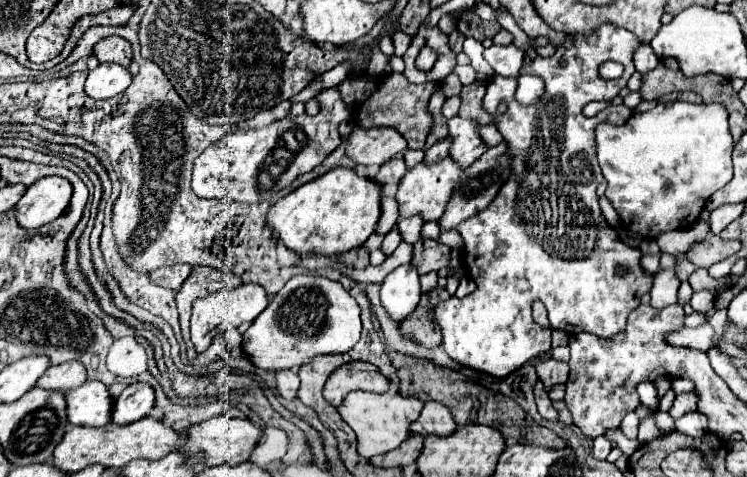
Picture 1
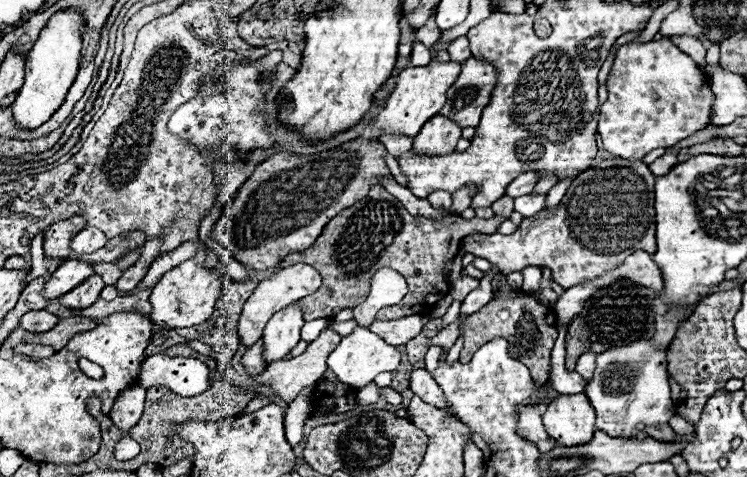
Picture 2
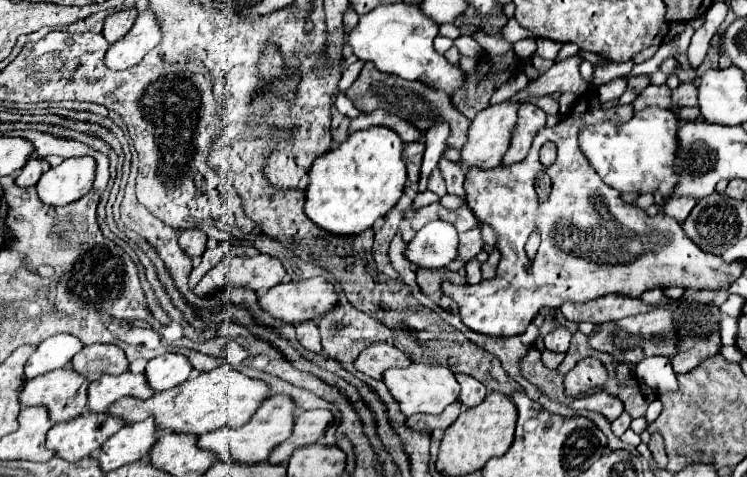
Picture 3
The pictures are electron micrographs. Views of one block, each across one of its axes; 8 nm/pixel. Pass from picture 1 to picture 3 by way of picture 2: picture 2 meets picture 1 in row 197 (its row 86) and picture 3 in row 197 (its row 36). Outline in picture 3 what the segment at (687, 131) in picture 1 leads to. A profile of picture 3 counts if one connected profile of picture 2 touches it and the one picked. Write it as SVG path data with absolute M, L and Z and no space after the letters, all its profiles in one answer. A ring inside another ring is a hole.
M648 106L632 116L632 120L624 124L614 122L598 122L586 126L578 134L578 144L590 166L598 172L602 182L618 192L636 192L636 194L656 194L660 192L662 198L668 198L678 182L678 174L674 172L674 162L678 154L678 118L670 110L662 110L658 106Z

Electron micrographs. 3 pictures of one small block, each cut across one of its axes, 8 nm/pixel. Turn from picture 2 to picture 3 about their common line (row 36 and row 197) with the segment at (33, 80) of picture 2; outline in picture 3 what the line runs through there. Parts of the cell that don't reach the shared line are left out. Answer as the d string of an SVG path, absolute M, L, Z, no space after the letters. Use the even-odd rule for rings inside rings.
M68 158L42 174L36 184L38 198L48 206L66 206L92 190L94 158Z

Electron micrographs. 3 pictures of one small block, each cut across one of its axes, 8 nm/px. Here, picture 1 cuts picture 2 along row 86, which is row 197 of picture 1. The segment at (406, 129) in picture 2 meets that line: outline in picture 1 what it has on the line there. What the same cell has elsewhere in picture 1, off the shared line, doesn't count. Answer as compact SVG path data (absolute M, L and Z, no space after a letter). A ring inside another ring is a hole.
M444 158L438 164L426 166L424 162L416 164L412 170L408 170L408 174L402 178L402 182L398 184L398 192L396 192L396 200L398 200L398 208L400 208L400 216L408 218L408 216L422 216L424 222L428 220L438 220L444 210L446 210L446 202L452 196L452 190L460 178L460 166L452 160L452 158Z

